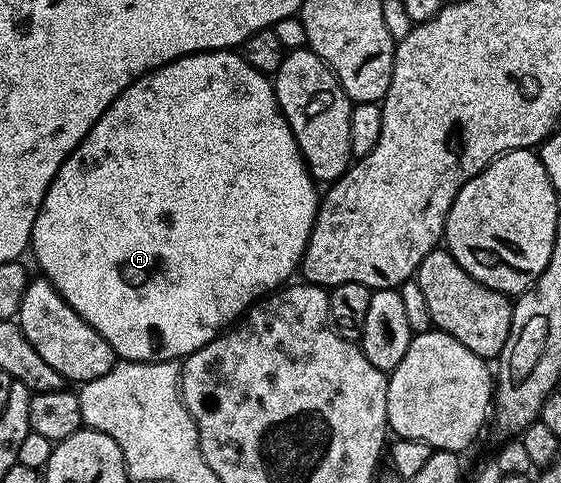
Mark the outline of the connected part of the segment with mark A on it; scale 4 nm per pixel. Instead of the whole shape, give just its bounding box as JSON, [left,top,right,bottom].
[31,50,319,363]

